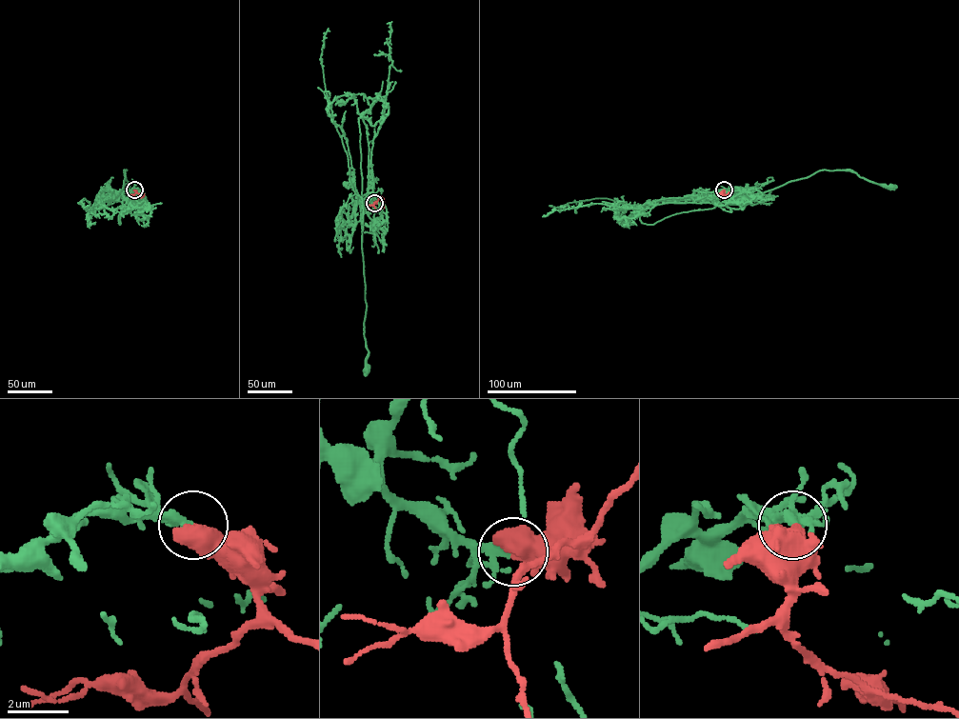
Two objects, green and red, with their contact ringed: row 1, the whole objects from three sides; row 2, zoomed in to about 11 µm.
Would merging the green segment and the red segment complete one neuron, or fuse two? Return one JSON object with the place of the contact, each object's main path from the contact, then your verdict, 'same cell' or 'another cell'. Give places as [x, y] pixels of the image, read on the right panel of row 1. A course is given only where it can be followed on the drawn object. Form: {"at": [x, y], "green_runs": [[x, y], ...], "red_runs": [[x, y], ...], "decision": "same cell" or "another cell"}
{"at": [724, 189], "green_runs": [[724, 189], [761, 193], [824, 169], [851, 170], [872, 182], [891, 186]], "red_runs": [[724, 189], [717, 194], [726, 195], [729, 192]], "decision": "same cell"}

